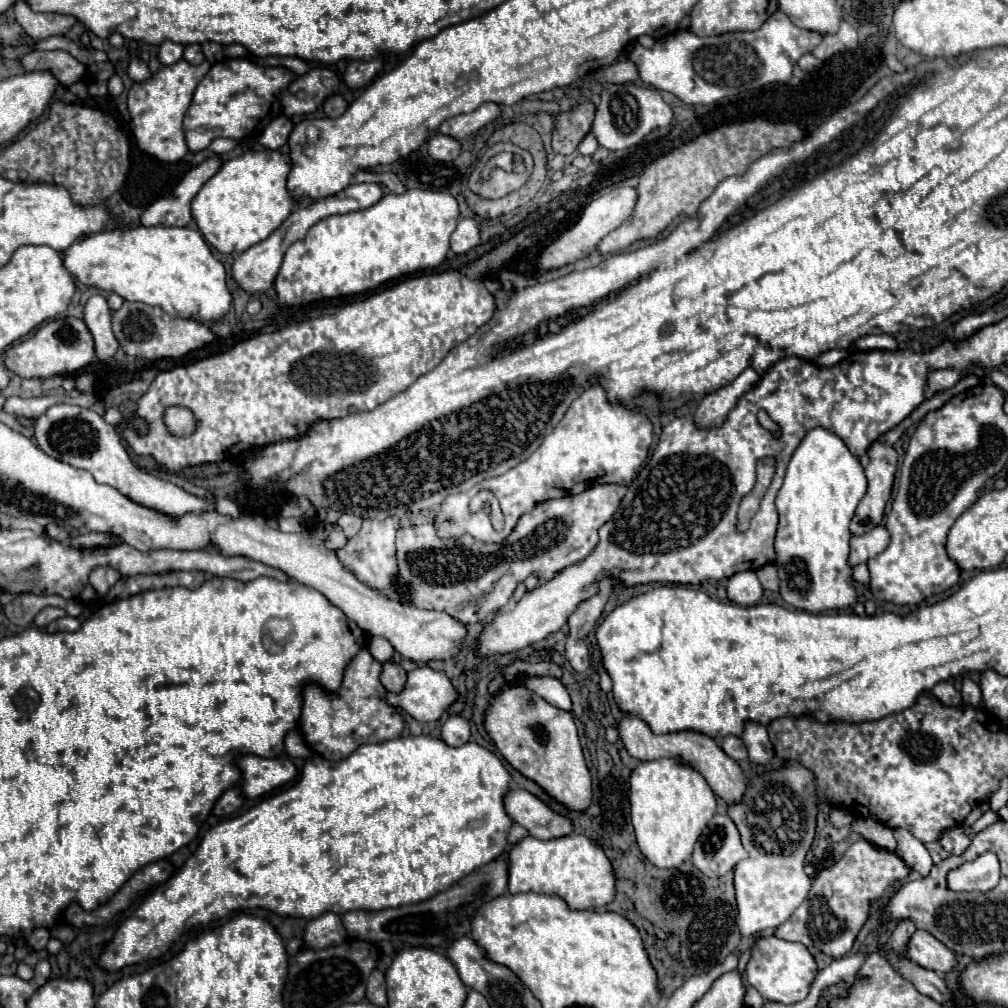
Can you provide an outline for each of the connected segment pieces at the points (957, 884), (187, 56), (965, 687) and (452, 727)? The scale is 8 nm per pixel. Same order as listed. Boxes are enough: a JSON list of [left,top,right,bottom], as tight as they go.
[[948,852,1000,892],[184,44,204,64],[962,674,982,706],[442,716,470,746]]

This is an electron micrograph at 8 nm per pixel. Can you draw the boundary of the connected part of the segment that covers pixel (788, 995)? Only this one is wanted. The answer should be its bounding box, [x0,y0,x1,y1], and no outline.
[746,936,818,1004]

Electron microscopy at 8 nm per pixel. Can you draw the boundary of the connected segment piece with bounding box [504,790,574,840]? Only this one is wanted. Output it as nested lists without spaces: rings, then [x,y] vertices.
[[[510,790],[504,804],[508,816],[538,840],[562,838],[574,830],[572,822],[566,816],[554,812],[548,804],[526,790]]]

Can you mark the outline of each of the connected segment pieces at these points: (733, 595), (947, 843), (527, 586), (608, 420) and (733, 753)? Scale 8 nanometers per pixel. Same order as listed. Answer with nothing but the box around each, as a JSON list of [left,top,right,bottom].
[[728,572,762,606],[940,828,970,854],[514,574,540,600],[434,384,652,536],[722,734,748,760]]

